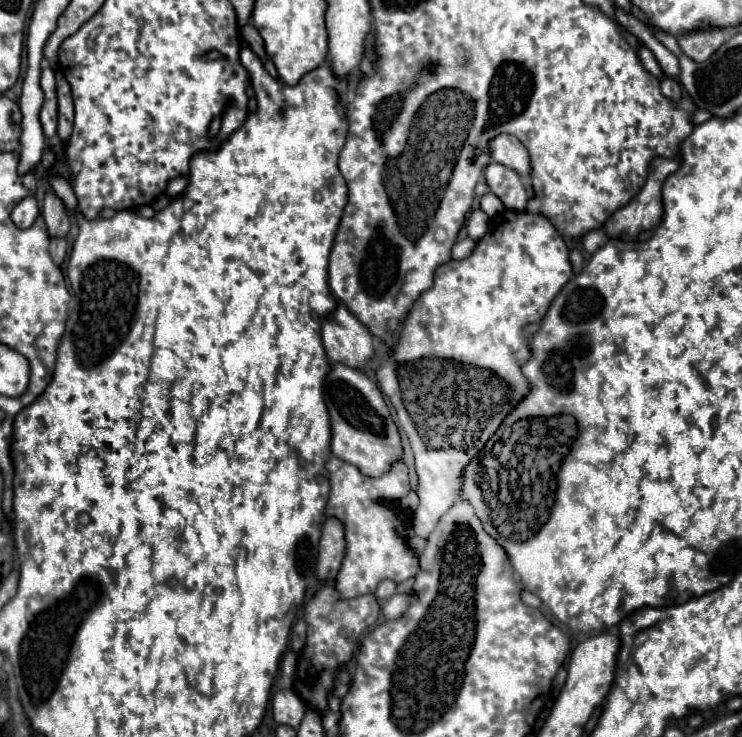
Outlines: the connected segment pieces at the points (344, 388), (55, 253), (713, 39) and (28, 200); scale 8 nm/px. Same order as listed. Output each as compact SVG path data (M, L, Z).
M332 363L324 379L324 401L332 425L330 449L336 457L356 465L368 477L380 477L390 465L402 459L402 445L398 429L386 407L386 401L374 381L370 381L360 369L344 363Z
M50 239L50 257L60 267L66 257L66 241L64 239Z
M724 29L694 31L690 35L678 37L678 45L682 47L684 55L688 55L696 63L704 63L704 59L708 59L724 41Z
M24 197L12 211L12 221L16 223L16 227L26 229L34 223L34 219L38 217L38 205L34 197Z

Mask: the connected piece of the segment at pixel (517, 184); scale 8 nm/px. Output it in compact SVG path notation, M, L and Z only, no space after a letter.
M488 163L486 165L486 183L492 189L494 195L498 195L506 209L512 211L524 211L526 209L526 189L520 181L520 175L512 171L510 167L504 167L500 163Z

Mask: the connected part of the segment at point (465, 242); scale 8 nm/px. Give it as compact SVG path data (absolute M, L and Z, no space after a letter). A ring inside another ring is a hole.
M462 239L458 241L454 247L452 247L452 259L464 259L468 257L476 247L476 241L474 239Z

